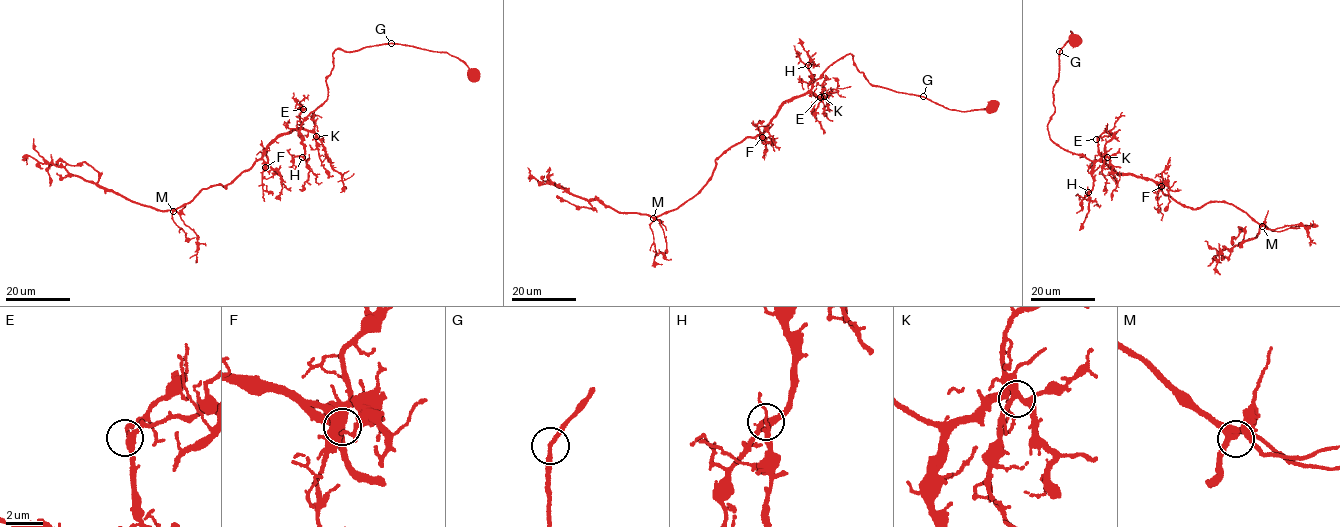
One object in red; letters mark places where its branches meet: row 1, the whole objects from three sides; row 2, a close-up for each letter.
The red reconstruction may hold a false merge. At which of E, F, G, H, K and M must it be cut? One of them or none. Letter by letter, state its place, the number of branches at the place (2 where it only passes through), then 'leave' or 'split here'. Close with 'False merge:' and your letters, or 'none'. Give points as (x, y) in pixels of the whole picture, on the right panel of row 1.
E: place (1096, 139); branches 3; leave
F: place (1161, 186); branches 2; leave
G: place (1059, 51); branches 2; leave
H: place (1088, 192); branches 3; leave
K: place (1107, 157); branches 3; leave
M: place (1262, 226); branches 4; leave
False merge: none

